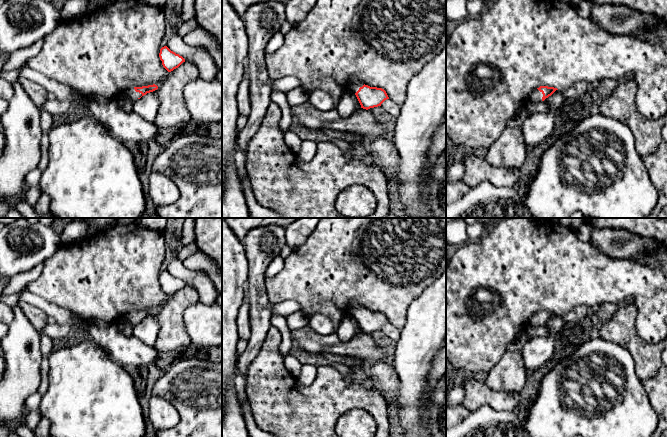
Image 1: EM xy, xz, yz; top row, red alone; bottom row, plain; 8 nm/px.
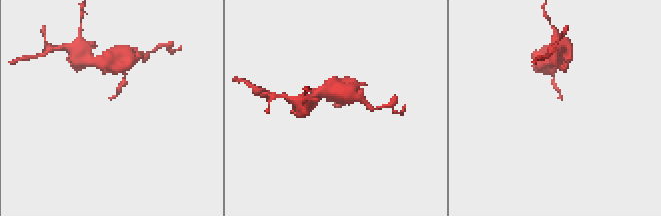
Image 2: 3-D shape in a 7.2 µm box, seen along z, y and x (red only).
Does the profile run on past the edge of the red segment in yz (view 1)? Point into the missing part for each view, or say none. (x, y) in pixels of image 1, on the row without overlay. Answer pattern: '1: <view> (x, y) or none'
1: yz (536, 320)

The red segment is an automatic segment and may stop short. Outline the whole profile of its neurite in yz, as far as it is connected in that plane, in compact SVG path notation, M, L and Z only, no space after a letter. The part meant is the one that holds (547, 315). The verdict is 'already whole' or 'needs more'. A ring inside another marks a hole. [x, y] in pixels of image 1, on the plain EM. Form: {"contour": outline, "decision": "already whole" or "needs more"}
{"contour": "M540 310L532 316L532 318L529 320L529 324L533 326L544 325L546 322L551 320L556 314L558 313L554 311Z", "decision": "needs more"}

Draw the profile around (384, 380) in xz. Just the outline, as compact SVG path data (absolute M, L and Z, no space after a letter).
M380 361L373 364L369 368L368 376L371 383L370 388L391 404L397 414L400 381L392 362Z

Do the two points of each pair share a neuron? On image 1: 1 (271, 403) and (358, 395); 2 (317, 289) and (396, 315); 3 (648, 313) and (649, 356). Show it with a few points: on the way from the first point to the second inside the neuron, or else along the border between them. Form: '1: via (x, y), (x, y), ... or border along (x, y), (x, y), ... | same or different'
1: via (293, 403), (322, 403), (330, 396), (336, 396) | same
2: via (337, 289), (368, 289), (376, 295) | same
3: border along (636, 322), (636, 331), (646, 341), (656, 344) | different

